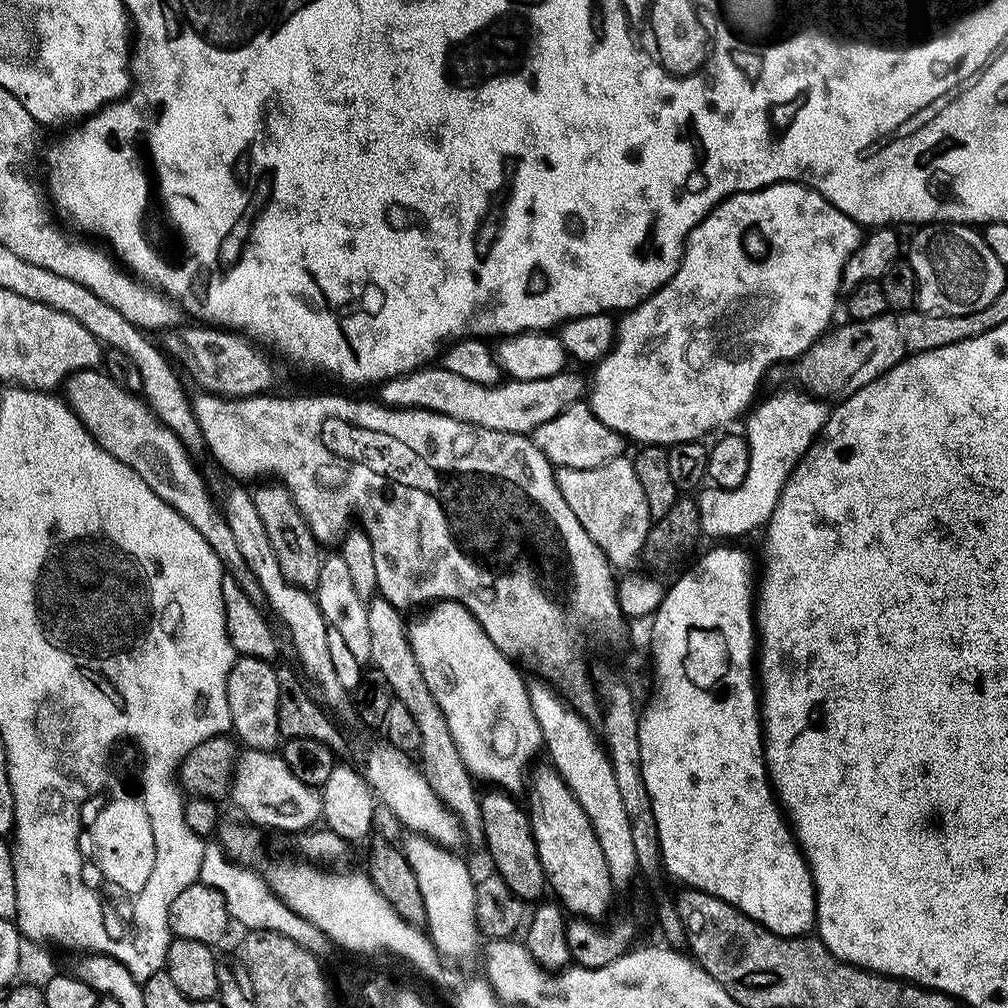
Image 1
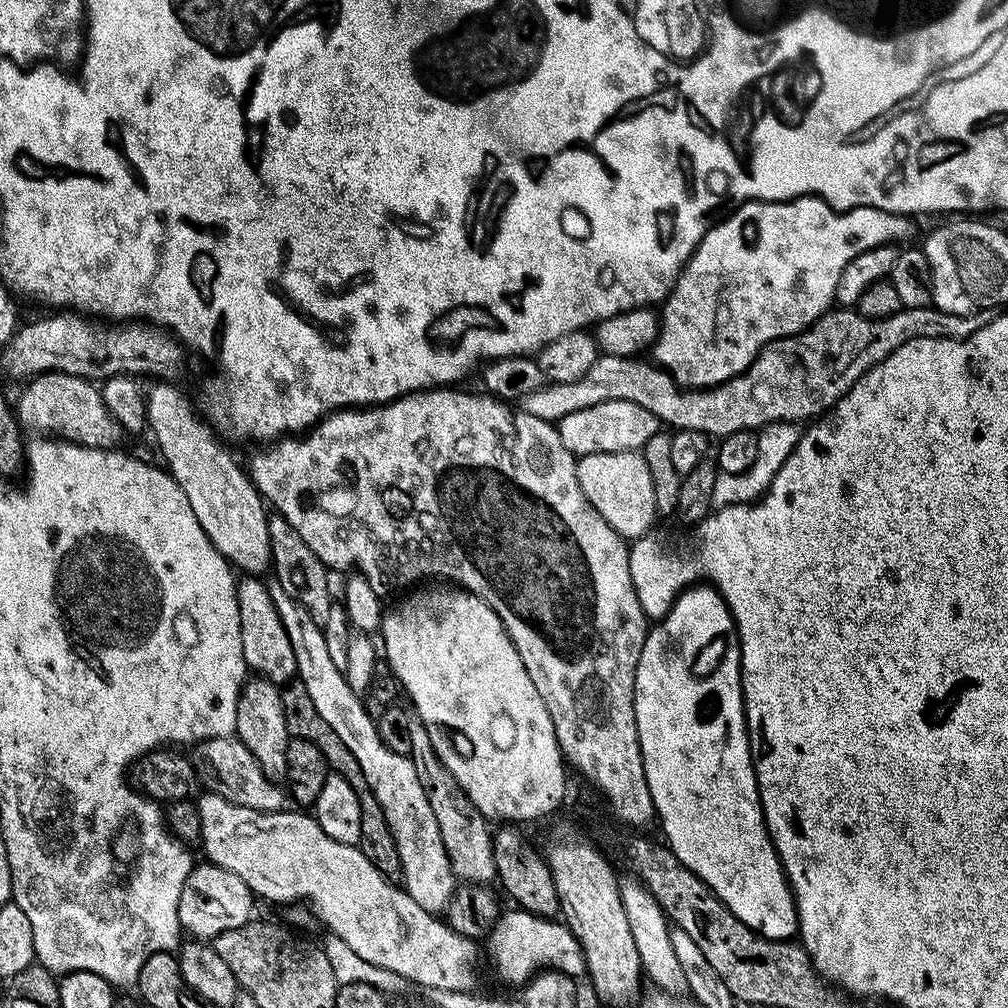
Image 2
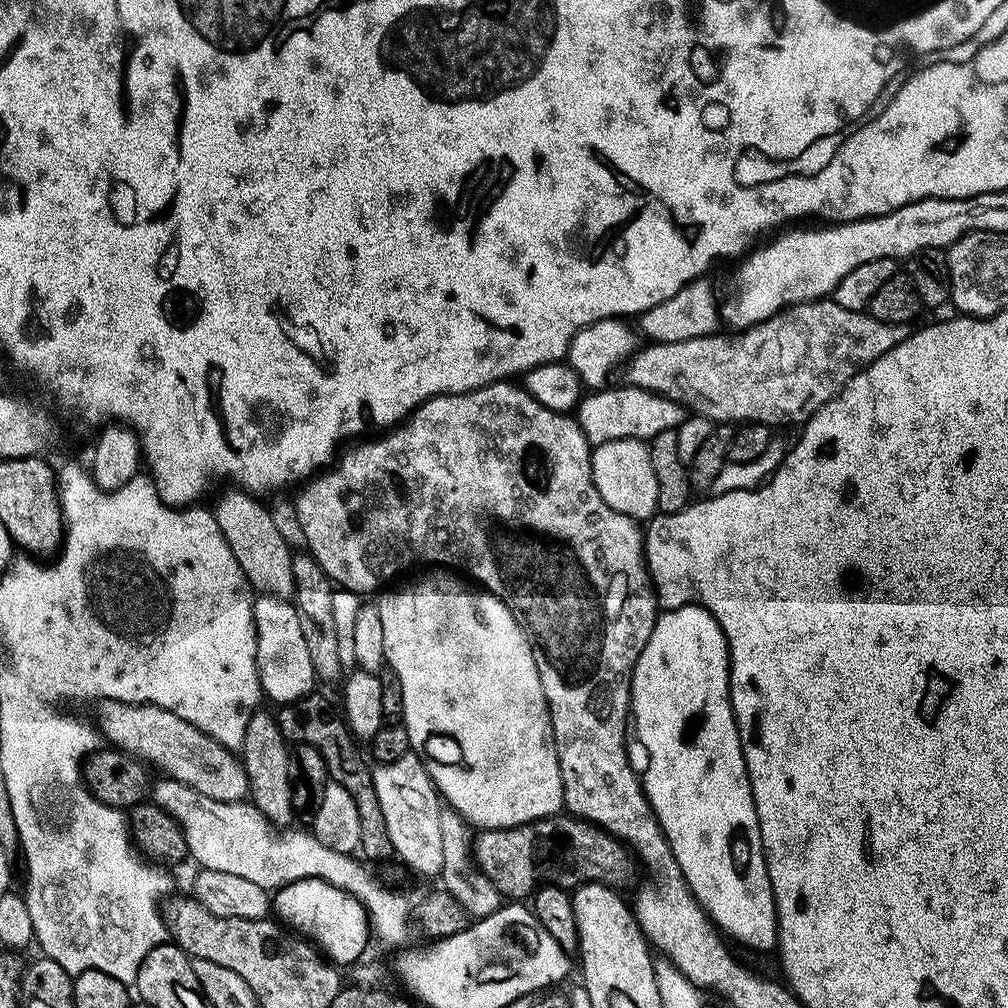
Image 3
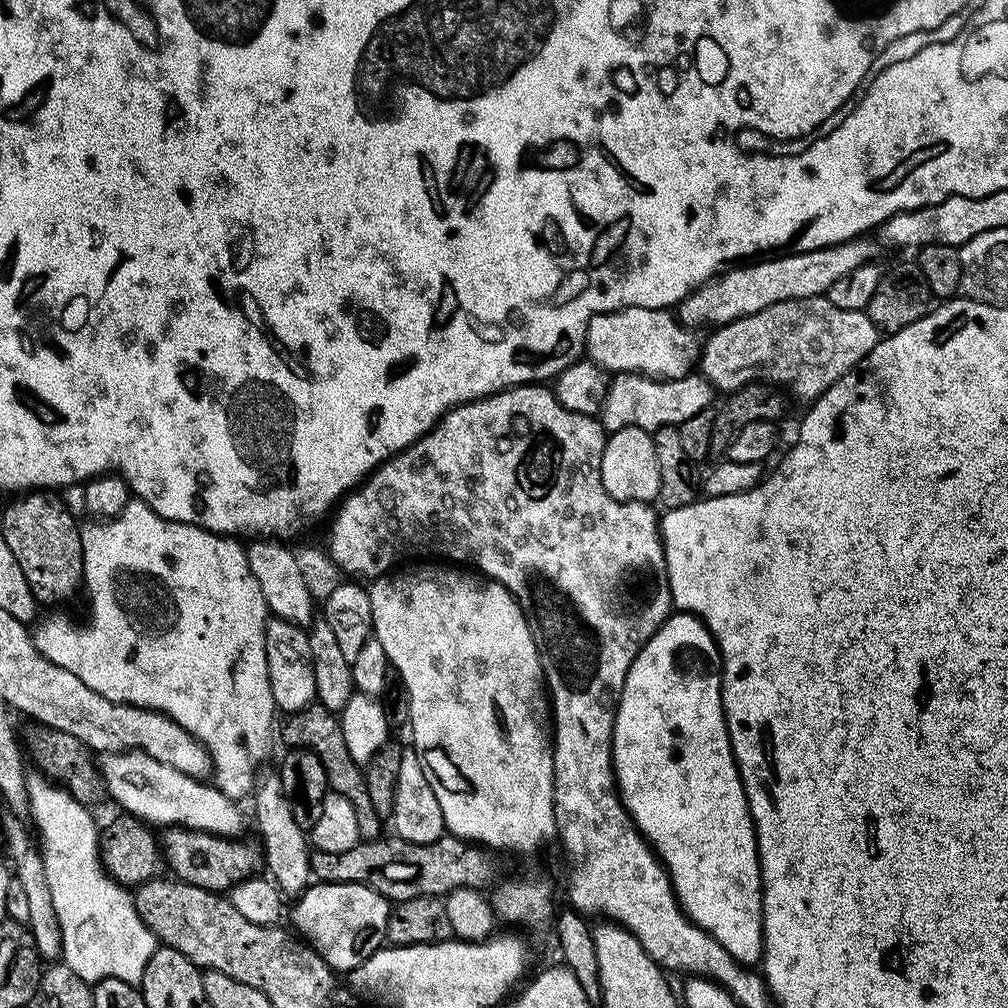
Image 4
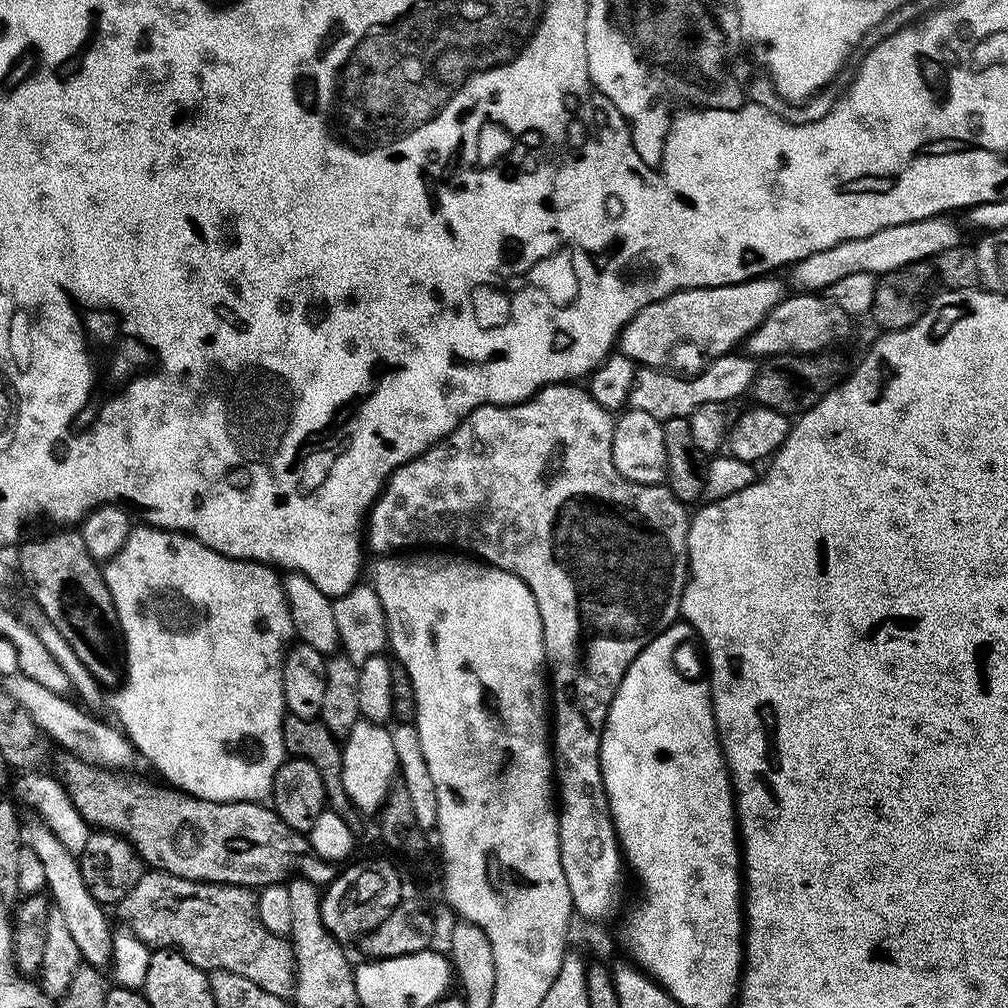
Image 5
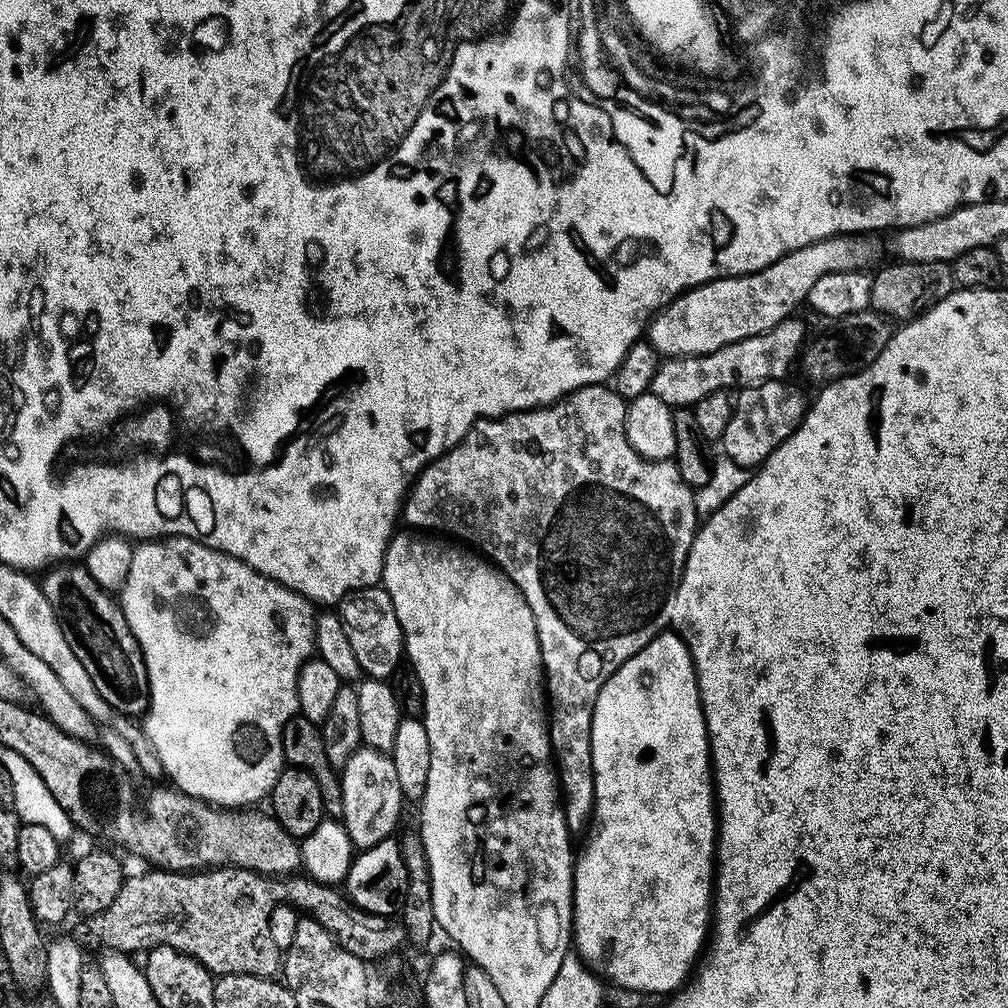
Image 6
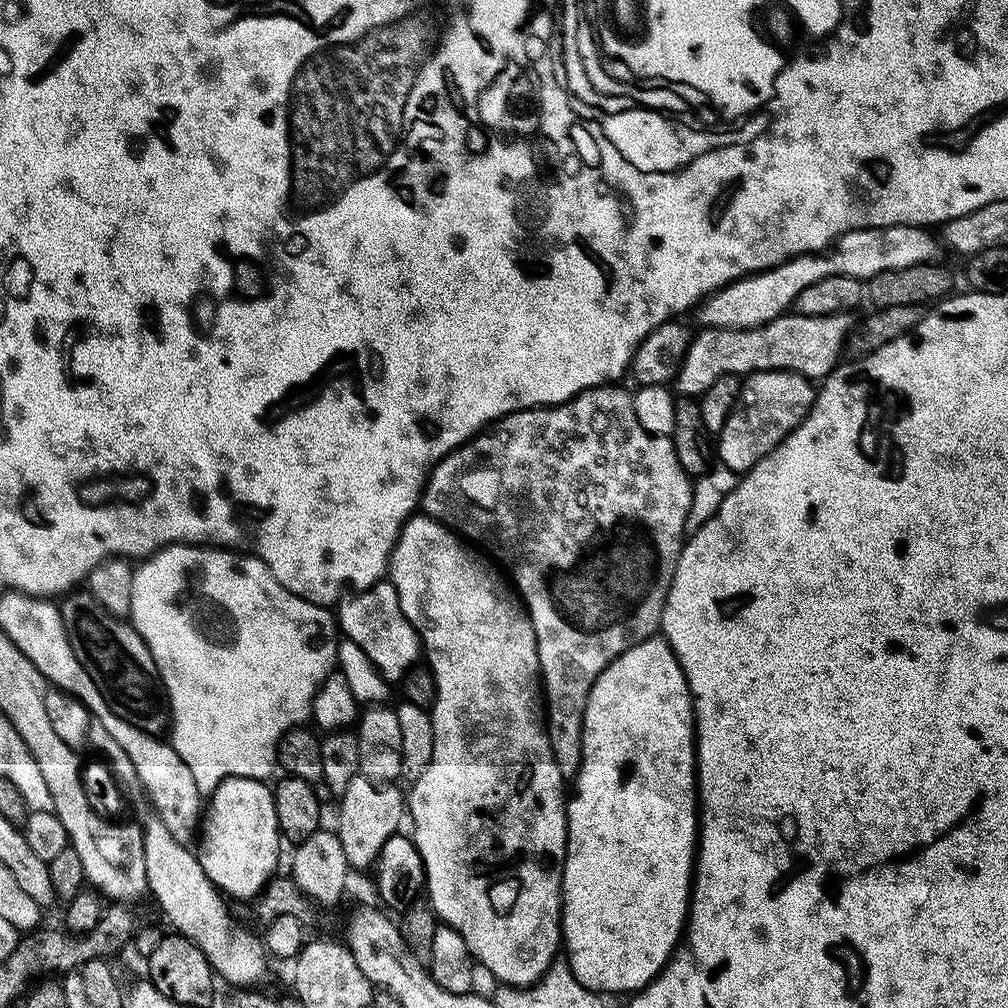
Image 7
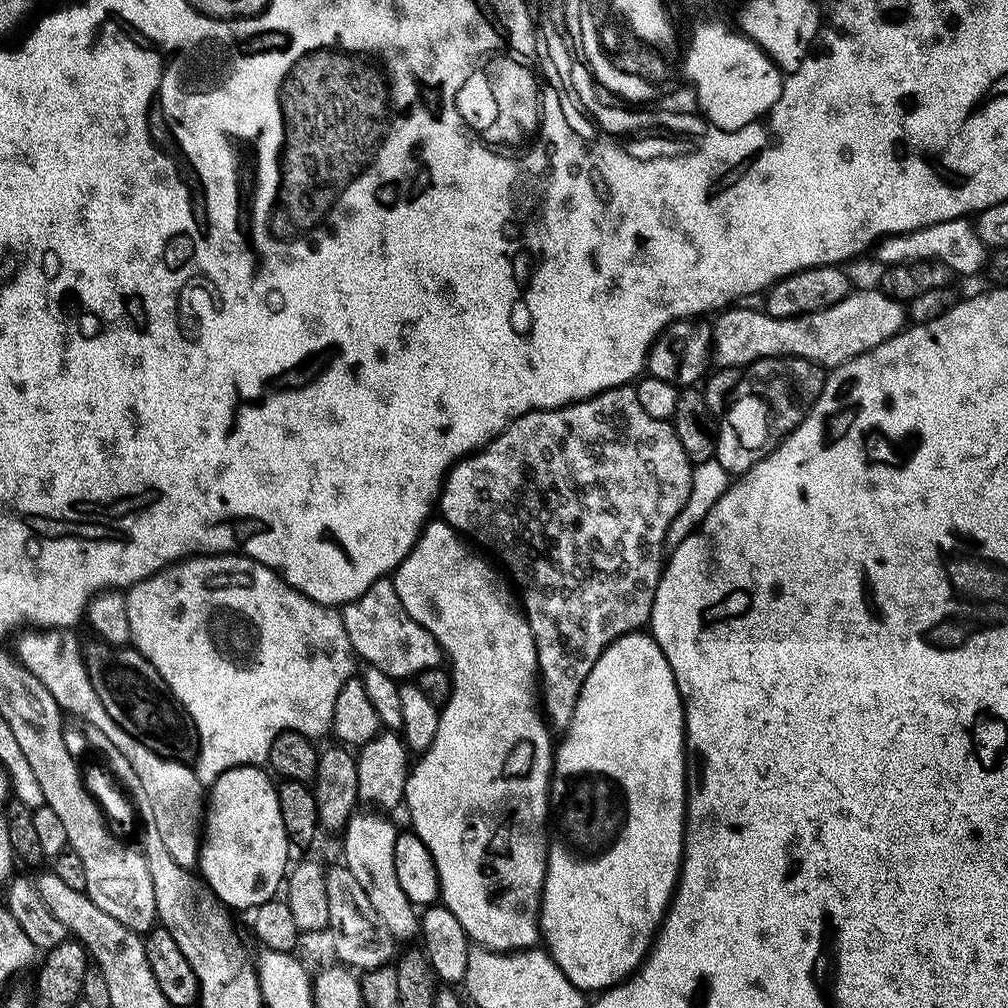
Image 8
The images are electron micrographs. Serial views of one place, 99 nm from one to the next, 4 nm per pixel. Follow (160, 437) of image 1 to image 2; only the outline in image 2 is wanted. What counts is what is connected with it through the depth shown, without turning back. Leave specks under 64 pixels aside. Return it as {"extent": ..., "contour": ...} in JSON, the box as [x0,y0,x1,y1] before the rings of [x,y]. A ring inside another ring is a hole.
{"extent":[14,372,122,450],"contour":[[[44,372],[41,376],[31,377],[23,388],[20,401],[15,401],[14,415],[32,434],[68,440],[87,448],[112,450],[119,445],[116,443],[122,437],[121,426],[110,410],[106,410],[100,388],[93,381],[61,372]]]}

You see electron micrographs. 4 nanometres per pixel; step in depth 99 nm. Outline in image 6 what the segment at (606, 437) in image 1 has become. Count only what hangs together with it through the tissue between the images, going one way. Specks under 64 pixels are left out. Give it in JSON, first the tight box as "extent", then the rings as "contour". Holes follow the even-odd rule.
{"extent":[650,319,806,410],"contour":[[[796,319],[783,320],[761,336],[730,342],[730,346],[722,346],[705,356],[665,359],[656,365],[650,392],[662,398],[662,402],[666,402],[669,408],[675,410],[695,406],[699,400],[706,398],[706,394],[733,390],[732,388],[748,388],[751,384],[764,386],[769,382],[783,381],[784,375],[799,361],[806,344],[804,324]]]}

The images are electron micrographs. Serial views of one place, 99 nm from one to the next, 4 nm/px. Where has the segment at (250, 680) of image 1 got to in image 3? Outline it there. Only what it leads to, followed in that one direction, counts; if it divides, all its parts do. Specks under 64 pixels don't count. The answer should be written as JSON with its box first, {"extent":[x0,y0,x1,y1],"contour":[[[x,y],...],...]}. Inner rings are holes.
{"extent":[242,711,294,830],"contour":[[[271,711],[253,712],[246,726],[246,738],[242,749],[242,763],[248,775],[250,800],[256,805],[257,810],[280,830],[287,829],[291,825],[288,823],[291,822],[292,816],[294,817],[290,786],[291,757],[289,741],[284,739],[275,715]]]}

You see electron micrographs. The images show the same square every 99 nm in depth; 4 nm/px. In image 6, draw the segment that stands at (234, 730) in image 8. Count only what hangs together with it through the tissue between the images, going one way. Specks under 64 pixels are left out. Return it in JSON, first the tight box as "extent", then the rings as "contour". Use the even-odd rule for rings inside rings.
{"extent":[118,536,316,810],"contour":[[[170,536],[140,542],[132,549],[130,558],[130,574],[126,574],[124,587],[118,593],[120,609],[124,611],[126,622],[138,638],[138,646],[144,655],[148,671],[148,711],[144,713],[142,727],[148,737],[149,746],[160,759],[163,775],[169,776],[171,783],[188,796],[199,800],[207,800],[213,805],[229,810],[240,810],[245,806],[256,806],[260,799],[271,797],[272,787],[278,774],[284,771],[286,761],[282,750],[282,734],[286,722],[297,715],[298,674],[302,666],[313,659],[316,649],[316,617],[312,612],[313,605],[305,596],[282,586],[278,581],[266,578],[258,570],[254,570],[246,562],[234,558],[216,548],[206,546],[189,536]]]}

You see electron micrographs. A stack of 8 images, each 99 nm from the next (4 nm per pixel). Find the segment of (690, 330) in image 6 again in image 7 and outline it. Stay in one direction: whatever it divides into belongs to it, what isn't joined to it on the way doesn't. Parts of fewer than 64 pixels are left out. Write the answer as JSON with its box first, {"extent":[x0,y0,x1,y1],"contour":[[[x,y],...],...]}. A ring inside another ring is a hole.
{"extent":[698,224,942,328],"contour":[[[895,224],[894,226],[886,226],[885,228],[859,228],[853,232],[848,232],[845,236],[840,236],[834,241],[834,243],[819,251],[819,252],[804,252],[800,256],[795,256],[792,260],[787,260],[784,264],[775,264],[773,268],[767,268],[764,272],[753,272],[751,276],[743,277],[739,280],[735,280],[733,284],[728,284],[724,288],[721,288],[719,292],[712,293],[699,305],[698,313],[700,312],[701,325],[704,328],[758,328],[762,324],[769,324],[770,321],[776,320],[779,316],[785,315],[795,305],[798,294],[802,294],[802,290],[806,290],[806,286],[814,286],[814,282],[822,282],[822,278],[830,278],[831,276],[849,276],[855,280],[861,282],[867,282],[872,277],[882,274],[886,270],[902,270],[902,266],[914,266],[915,264],[930,264],[941,259],[940,248],[942,244],[939,239],[936,240],[931,236],[927,227],[919,224]]]}

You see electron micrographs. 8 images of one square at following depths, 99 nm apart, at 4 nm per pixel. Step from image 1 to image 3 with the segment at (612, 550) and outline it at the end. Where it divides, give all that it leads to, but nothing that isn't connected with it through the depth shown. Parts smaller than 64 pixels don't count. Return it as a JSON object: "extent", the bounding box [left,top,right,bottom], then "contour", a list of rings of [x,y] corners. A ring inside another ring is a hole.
{"extent":[592,438,658,522],"contour":[[[622,438],[595,445],[592,448],[592,481],[598,494],[602,494],[602,502],[618,510],[618,514],[626,514],[637,522],[647,522],[657,515],[658,478],[654,478],[654,466],[650,466],[645,441]]]}

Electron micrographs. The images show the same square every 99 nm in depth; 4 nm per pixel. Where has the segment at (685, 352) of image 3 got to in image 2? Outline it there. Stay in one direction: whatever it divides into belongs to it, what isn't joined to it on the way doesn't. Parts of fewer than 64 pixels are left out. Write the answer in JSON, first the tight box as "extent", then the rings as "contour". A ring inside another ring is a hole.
{"extent":[522,306,997,438],"contour":[[[840,306],[825,312],[797,336],[772,340],[741,376],[719,384],[717,388],[685,390],[669,372],[647,359],[600,354],[594,366],[590,366],[578,382],[545,383],[534,394],[523,397],[522,408],[534,414],[534,418],[559,422],[566,418],[566,414],[574,414],[574,410],[586,410],[602,402],[632,400],[654,413],[665,425],[673,424],[668,425],[673,429],[698,430],[709,438],[759,430],[783,420],[812,422],[833,408],[858,383],[862,374],[894,354],[898,346],[914,338],[964,340],[982,330],[982,326],[989,324],[997,314],[994,308],[982,308],[970,314],[950,314],[935,306],[901,307],[892,316],[871,320]]]}

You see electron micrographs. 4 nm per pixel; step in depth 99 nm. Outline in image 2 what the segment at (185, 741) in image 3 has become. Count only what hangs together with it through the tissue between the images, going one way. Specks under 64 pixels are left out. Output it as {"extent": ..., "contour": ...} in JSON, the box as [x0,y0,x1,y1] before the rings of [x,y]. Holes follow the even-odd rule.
{"extent":[190,735,285,812],"contour":[[[235,735],[199,741],[191,749],[190,759],[201,785],[211,795],[221,796],[238,806],[259,812],[279,812],[285,807],[285,789],[262,774],[262,766],[258,766],[254,754],[250,754],[250,750],[246,750],[246,746]]]}

